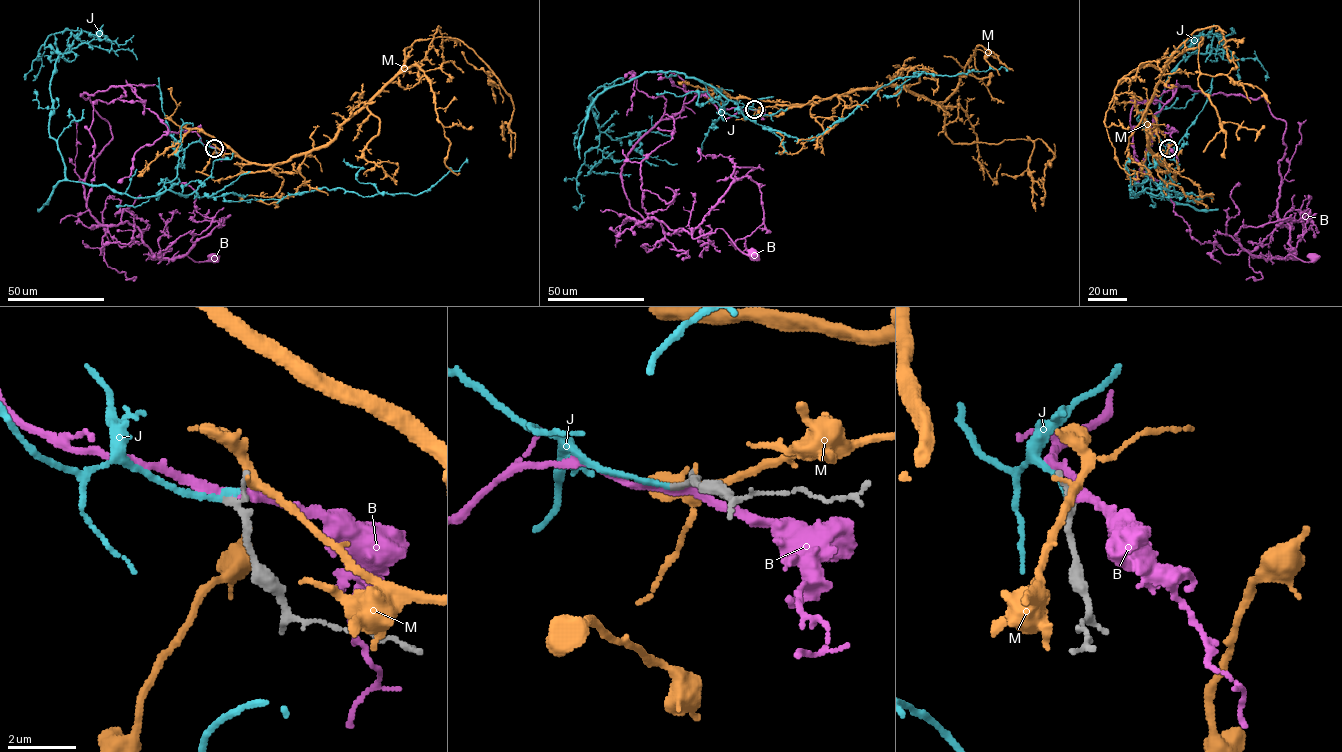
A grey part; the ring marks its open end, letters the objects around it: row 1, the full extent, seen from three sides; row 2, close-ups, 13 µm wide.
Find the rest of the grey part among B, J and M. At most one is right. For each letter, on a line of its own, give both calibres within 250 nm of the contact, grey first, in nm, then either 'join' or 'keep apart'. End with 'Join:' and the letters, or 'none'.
B: 240 nm thick on the grey side, 220 nm on the other; keep apart
J: 240 nm thick on the grey side, 160 nm on the other; join
M: 140 nm thick on the grey side, 190 nm on the other; keep apart
Join: J

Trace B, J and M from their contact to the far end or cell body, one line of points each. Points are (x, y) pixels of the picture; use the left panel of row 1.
B: (215, 148), (168, 133), (129, 86), (81, 94), (112, 136), (90, 213), (136, 226), (153, 259), (214, 257)
J: (215, 148), (192, 142), (156, 195), (66, 178), (49, 132), (57, 53), (72, 34), (137, 59)
M: (216, 147), (261, 164), (325, 147), (400, 69), (405, 49), (446, 37), (470, 48), (510, 96), (505, 141)

